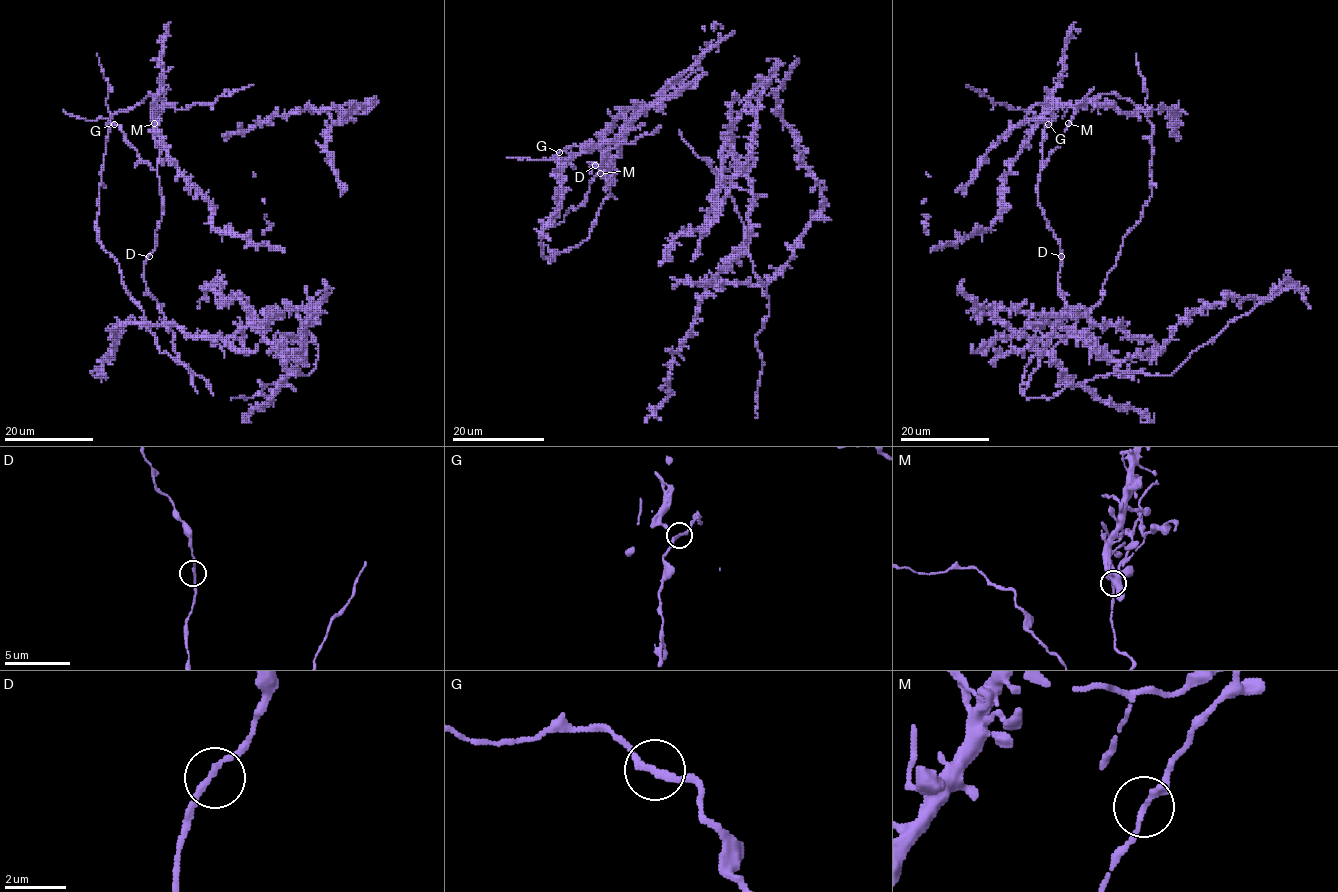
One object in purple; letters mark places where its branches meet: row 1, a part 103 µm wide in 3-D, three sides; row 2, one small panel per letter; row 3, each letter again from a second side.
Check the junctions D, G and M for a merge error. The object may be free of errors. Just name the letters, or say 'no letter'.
no letter

